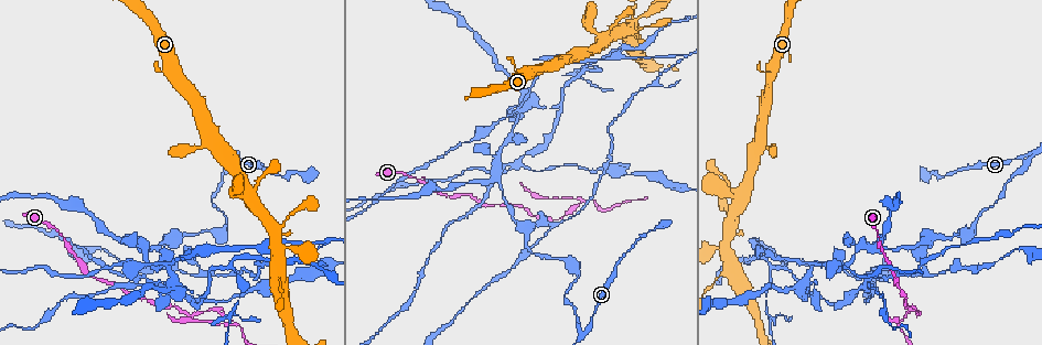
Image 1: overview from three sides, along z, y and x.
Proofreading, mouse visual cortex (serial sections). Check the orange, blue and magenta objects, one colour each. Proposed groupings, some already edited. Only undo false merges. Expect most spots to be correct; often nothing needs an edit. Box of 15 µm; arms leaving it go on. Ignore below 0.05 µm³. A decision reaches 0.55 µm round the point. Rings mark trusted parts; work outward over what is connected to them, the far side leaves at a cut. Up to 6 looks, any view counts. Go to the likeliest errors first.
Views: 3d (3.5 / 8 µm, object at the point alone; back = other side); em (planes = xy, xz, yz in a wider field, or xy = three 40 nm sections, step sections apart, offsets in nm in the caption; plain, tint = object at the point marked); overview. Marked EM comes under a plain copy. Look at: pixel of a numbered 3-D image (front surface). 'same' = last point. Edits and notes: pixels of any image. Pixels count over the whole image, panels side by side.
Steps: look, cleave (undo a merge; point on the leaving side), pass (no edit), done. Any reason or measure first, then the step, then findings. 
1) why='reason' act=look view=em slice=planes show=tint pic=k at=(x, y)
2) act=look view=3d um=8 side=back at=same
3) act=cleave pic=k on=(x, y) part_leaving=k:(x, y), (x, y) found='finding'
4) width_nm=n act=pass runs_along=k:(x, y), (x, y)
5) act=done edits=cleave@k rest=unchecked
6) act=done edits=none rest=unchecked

act=look view=3d um=3.5 pic=1 at=(581, 332)

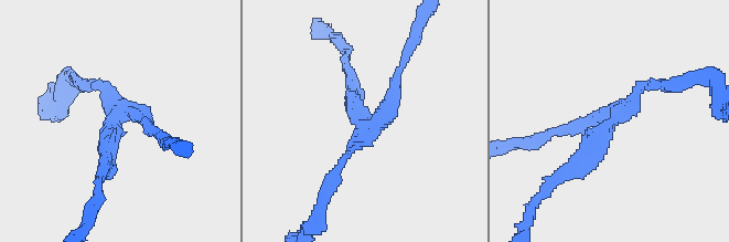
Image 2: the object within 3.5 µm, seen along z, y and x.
arms=3 arm_widths_nm=150,150,200 act=look view=em slice=xy step=3 show=tint pic=2 at=(374, 124)

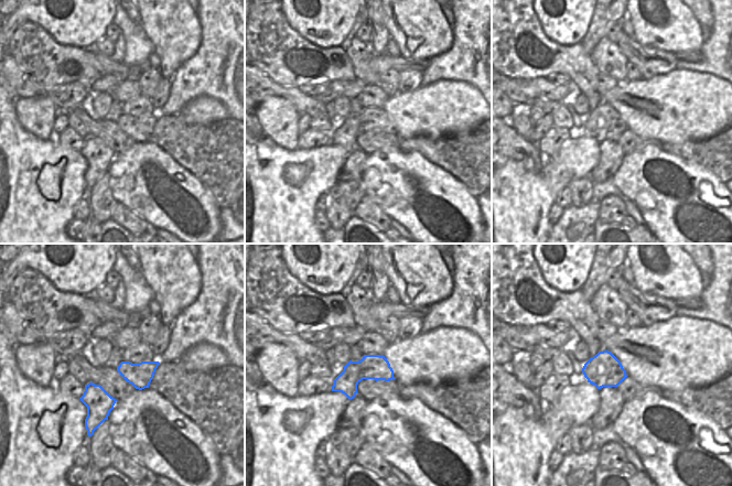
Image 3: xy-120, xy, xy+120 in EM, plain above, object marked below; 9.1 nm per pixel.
width_nm=220 act=pass runs_along=2:(151, 133), (121, 112), (104, 166) found='continuous, no second cell'

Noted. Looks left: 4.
act=look view=3d um=8 pic=1 at=(494, 177)

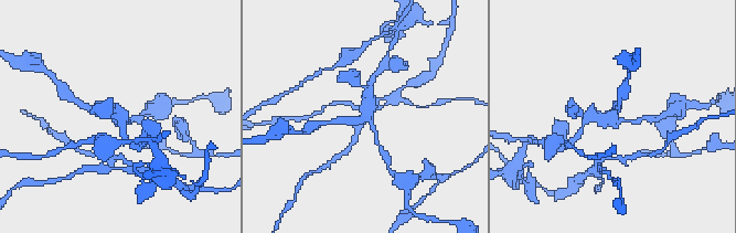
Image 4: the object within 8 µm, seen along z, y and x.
arms=3 arm_widths_nm=200,250,350 why='need the tissue' act=look view=em slice=xy step=2 show=tint pic=4 at=(369, 116)

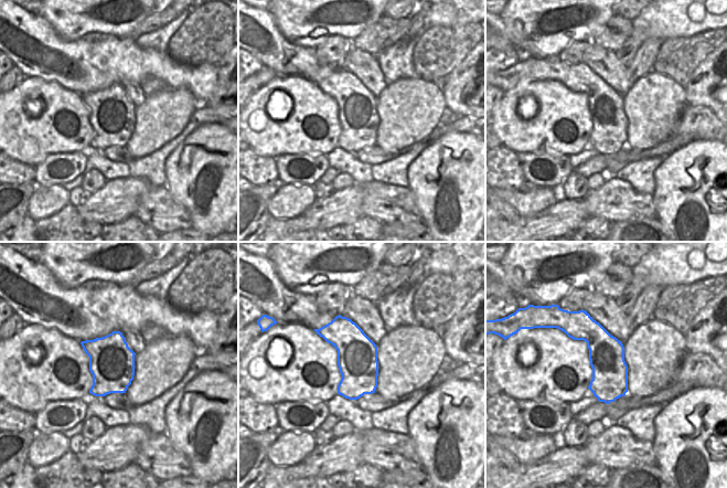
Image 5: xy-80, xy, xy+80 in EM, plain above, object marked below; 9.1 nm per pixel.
act=pass runs_along=4:(379, 145), (368, 117), (370, 87) found='one cell here'

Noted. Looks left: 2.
act=done edits=none rest=unchecked

